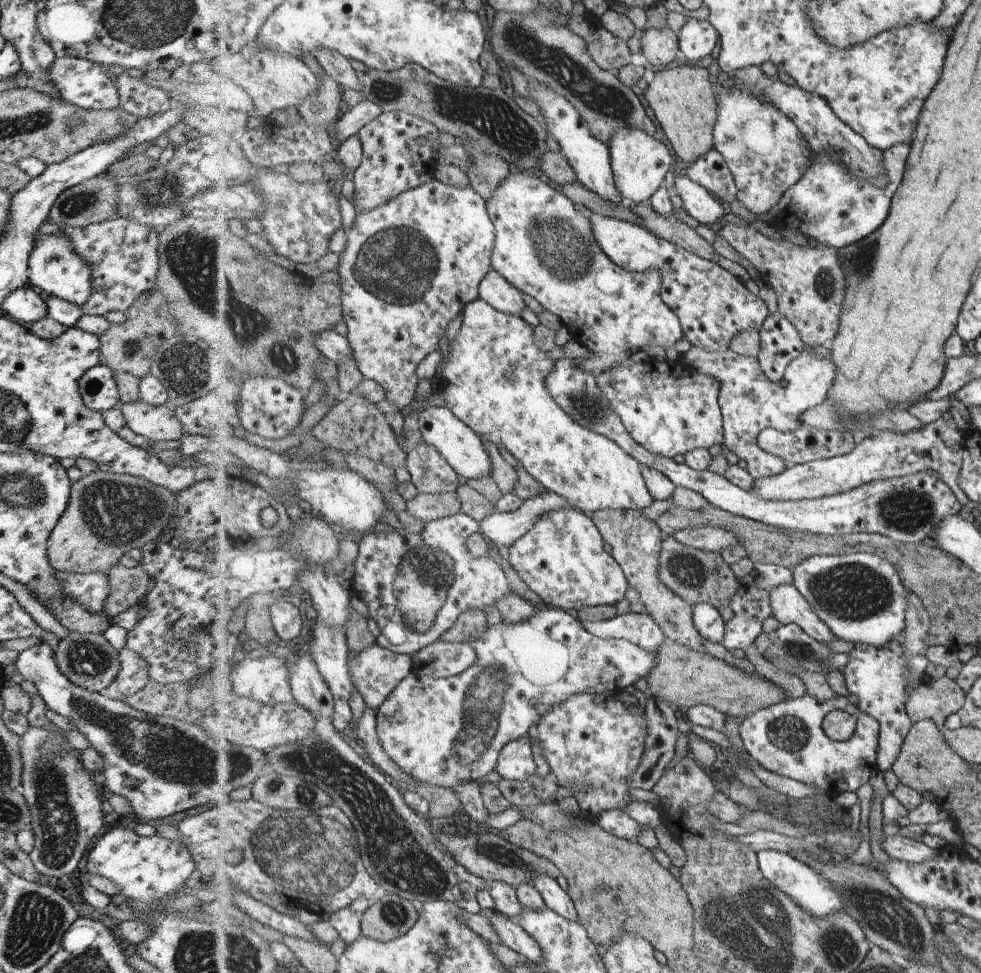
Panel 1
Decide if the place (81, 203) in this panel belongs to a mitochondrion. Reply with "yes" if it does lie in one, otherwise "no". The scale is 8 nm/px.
yes

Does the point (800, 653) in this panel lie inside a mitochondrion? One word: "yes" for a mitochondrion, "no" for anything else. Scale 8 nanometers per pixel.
yes

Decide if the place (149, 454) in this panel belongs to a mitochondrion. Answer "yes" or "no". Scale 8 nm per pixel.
no

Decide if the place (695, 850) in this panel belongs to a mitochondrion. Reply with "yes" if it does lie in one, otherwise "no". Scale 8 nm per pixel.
no

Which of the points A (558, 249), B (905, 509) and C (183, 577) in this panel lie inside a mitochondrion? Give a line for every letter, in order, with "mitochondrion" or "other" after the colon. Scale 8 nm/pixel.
A: mitochondrion
B: mitochondrion
C: other

